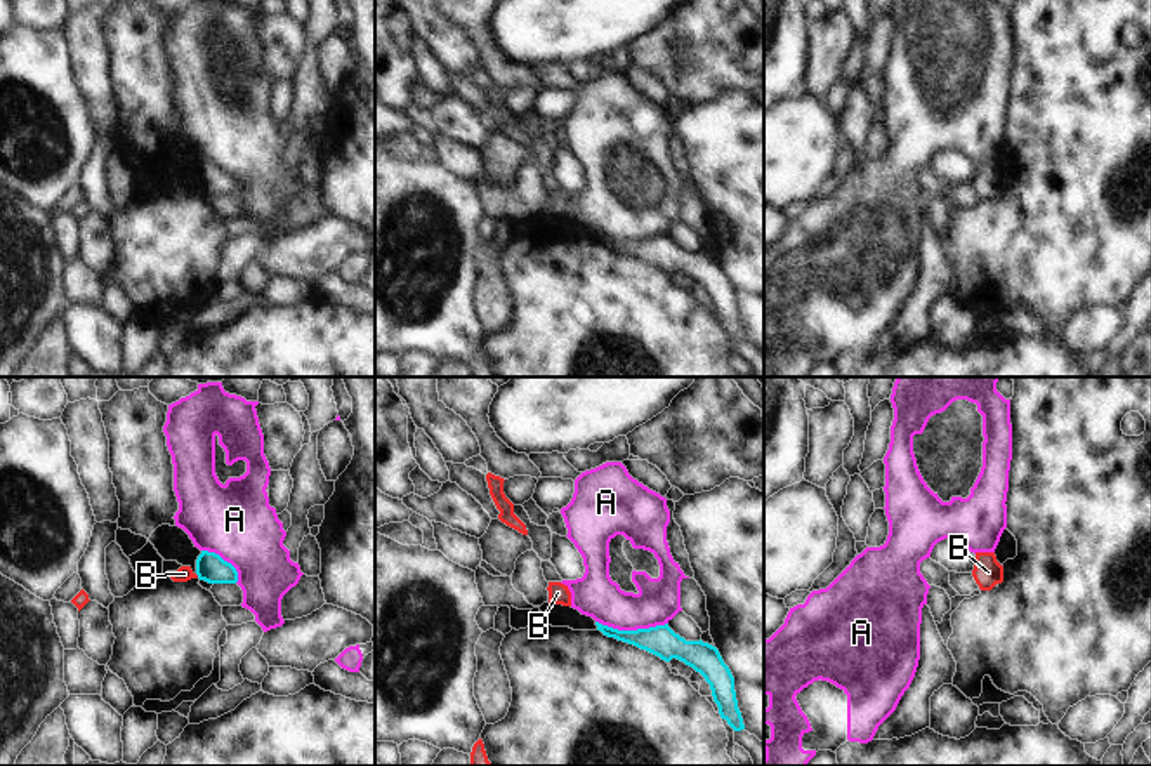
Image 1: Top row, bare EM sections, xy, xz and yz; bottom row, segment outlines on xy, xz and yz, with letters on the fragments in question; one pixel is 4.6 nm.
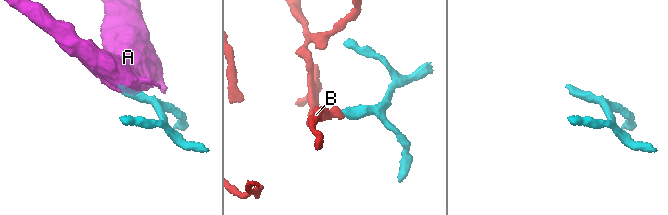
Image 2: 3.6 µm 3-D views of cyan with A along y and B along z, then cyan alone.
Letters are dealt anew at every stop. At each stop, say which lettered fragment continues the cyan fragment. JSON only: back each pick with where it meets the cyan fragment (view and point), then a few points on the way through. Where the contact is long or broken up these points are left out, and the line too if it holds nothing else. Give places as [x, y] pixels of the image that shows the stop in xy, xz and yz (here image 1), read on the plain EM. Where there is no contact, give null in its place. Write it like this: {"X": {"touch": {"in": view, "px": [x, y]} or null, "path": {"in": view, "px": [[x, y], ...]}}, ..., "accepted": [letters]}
{"accepted": []}

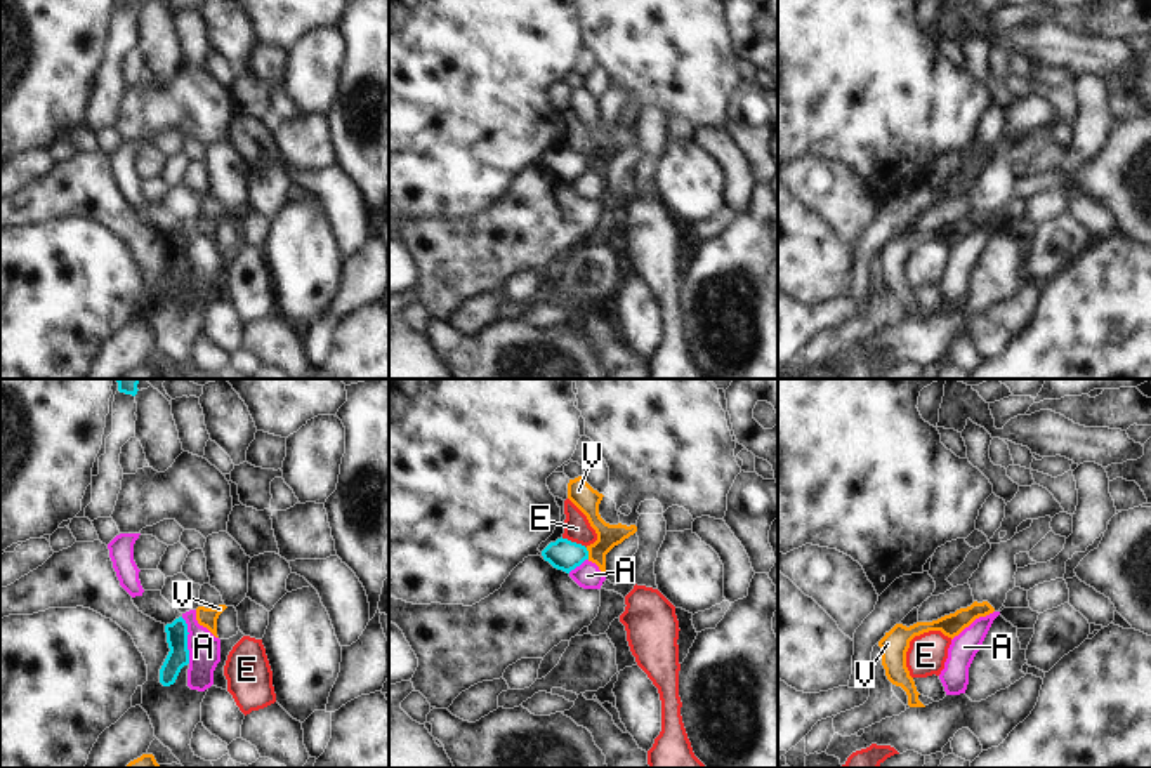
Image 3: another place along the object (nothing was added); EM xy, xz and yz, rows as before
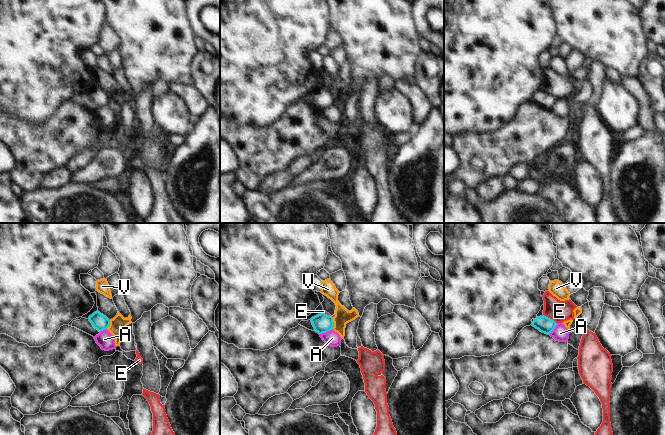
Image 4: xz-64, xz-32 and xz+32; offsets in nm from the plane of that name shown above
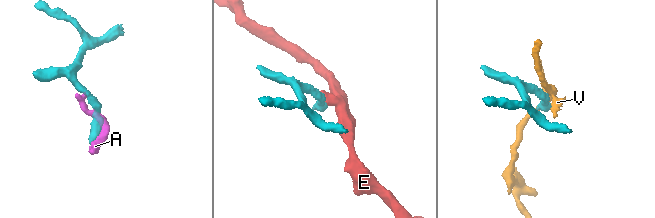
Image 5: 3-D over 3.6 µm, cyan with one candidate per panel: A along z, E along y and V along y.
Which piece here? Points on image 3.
{"accepted": []}

